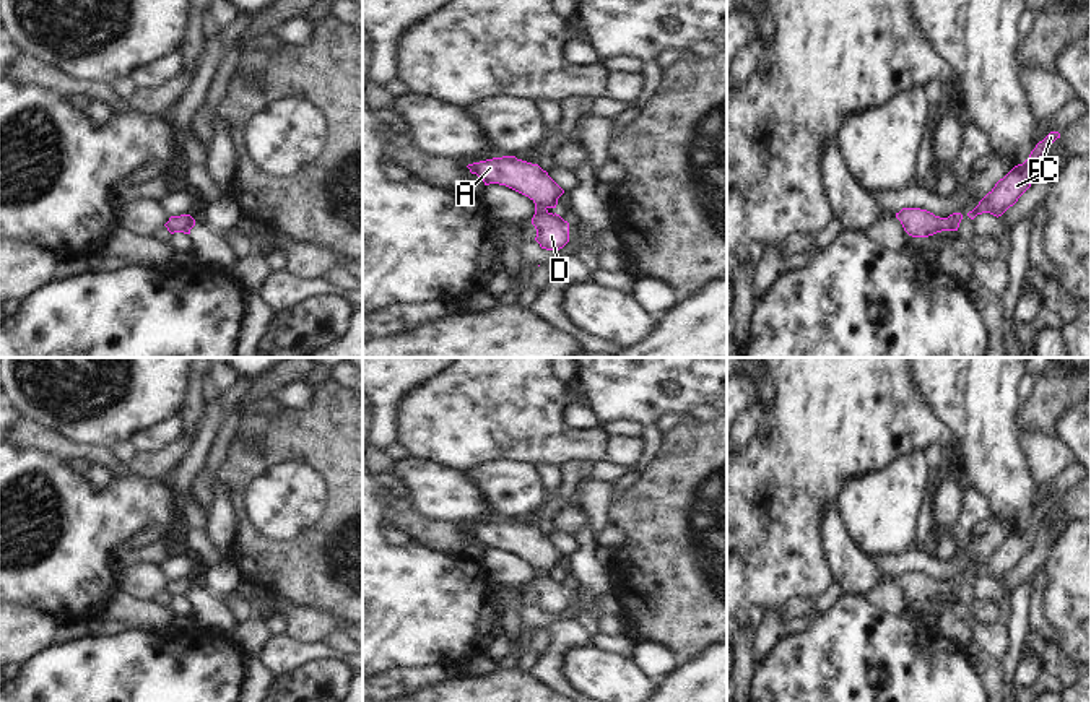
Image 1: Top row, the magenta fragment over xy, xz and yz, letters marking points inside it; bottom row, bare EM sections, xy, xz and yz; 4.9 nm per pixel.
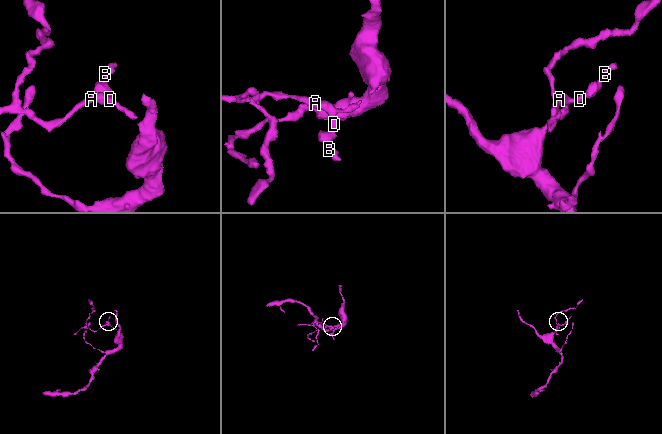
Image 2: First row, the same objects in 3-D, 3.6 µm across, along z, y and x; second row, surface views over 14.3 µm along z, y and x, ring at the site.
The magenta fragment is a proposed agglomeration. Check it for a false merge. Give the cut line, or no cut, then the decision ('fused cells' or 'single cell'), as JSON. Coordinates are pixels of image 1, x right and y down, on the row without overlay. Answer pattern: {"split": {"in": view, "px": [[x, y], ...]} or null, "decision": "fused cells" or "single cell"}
{"split": null, "decision": "single cell"}

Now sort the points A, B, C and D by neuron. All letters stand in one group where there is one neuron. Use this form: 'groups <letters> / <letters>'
groups A B C D

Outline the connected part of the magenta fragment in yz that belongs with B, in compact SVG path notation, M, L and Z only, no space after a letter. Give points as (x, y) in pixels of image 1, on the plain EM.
M1050 496L1042 505L1036 509L1029 522L1015 530L995 551L979 566L979 569L967 577L971 583L977 578L990 577L1002 580L1018 562L1031 551L1037 540L1039 528L1045 520L1047 512L1060 502L1058 496Z

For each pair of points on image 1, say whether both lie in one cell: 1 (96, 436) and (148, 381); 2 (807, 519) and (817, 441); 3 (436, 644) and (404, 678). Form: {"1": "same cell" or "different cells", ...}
{"1": "same cell", "2": "same cell", "3": "different cells"}

